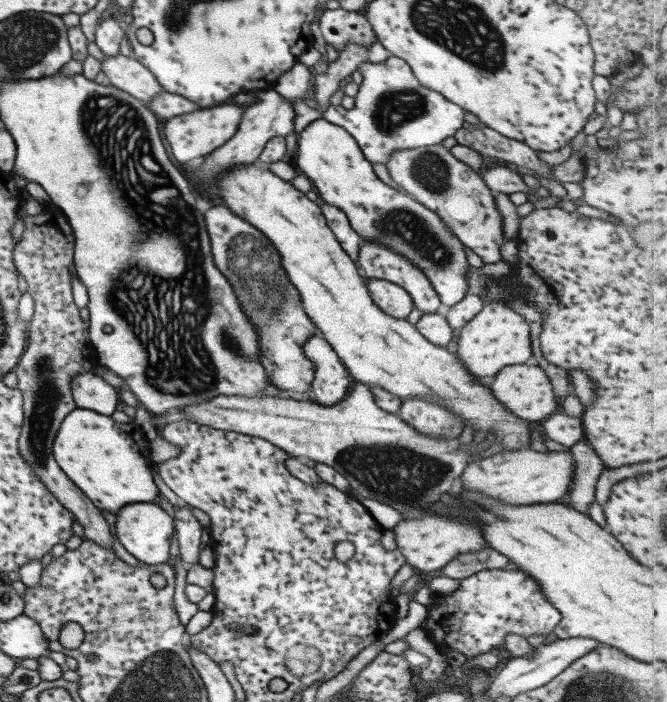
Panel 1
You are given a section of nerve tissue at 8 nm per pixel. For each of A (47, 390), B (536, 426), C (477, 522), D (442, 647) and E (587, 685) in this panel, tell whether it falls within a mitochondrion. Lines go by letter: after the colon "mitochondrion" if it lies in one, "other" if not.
A: mitochondrion
B: other
C: other
D: other
E: mitochondrion

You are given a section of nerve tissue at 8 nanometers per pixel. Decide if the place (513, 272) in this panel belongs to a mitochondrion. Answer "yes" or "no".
no

